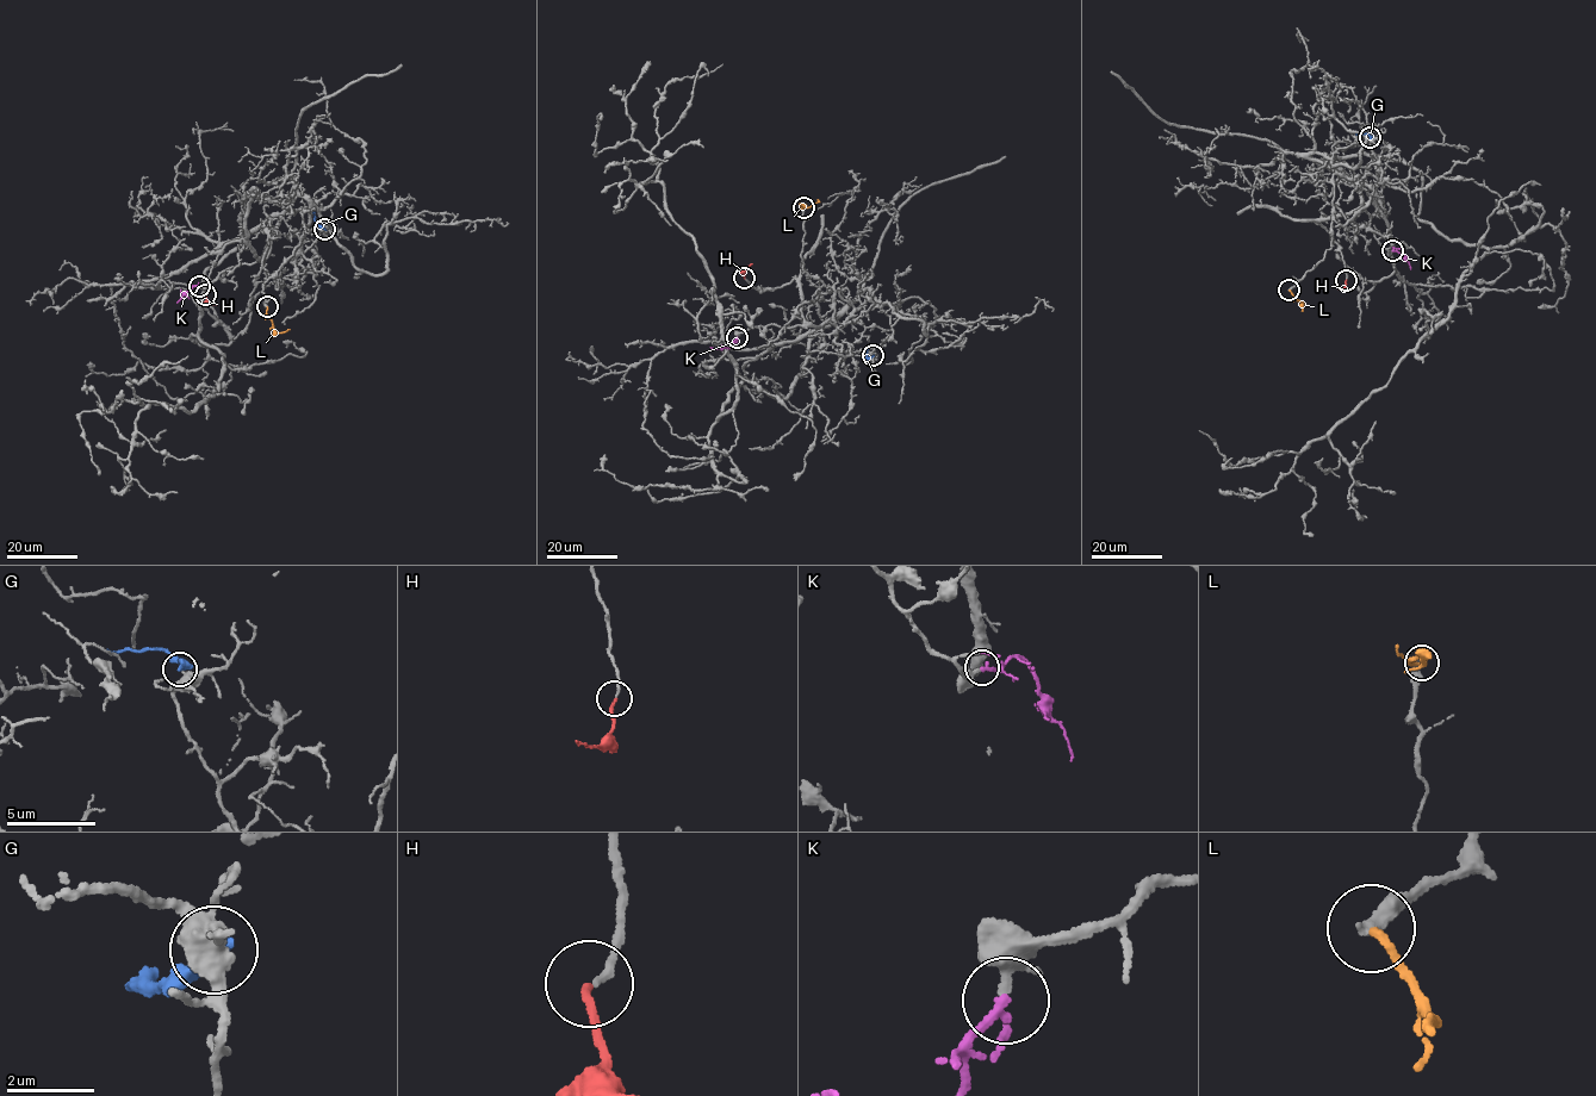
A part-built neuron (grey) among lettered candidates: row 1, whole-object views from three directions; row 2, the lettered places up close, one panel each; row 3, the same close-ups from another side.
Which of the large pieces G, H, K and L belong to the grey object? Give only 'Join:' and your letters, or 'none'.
Join: H, K, L

